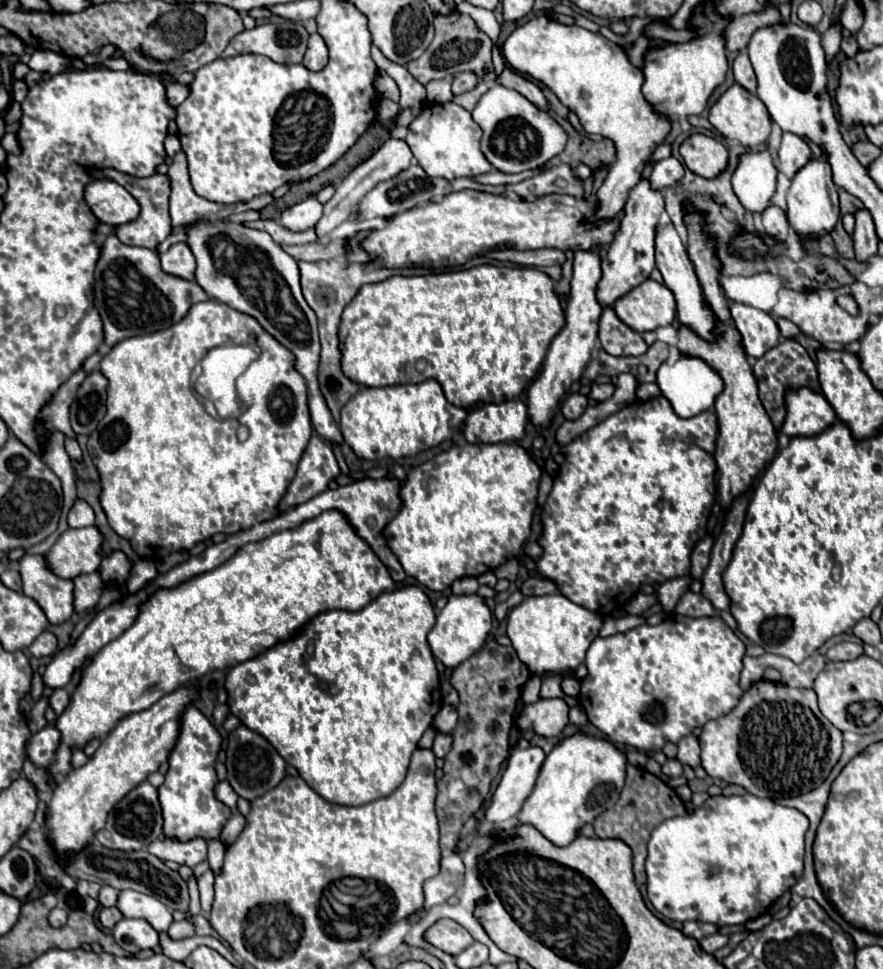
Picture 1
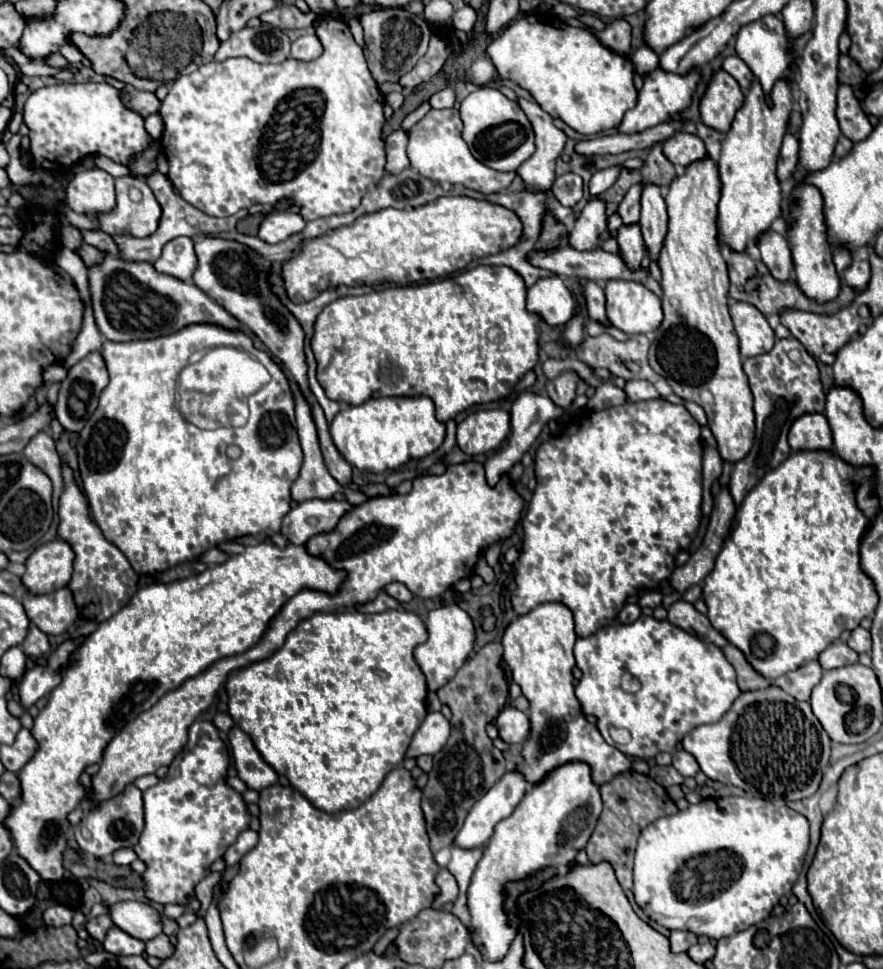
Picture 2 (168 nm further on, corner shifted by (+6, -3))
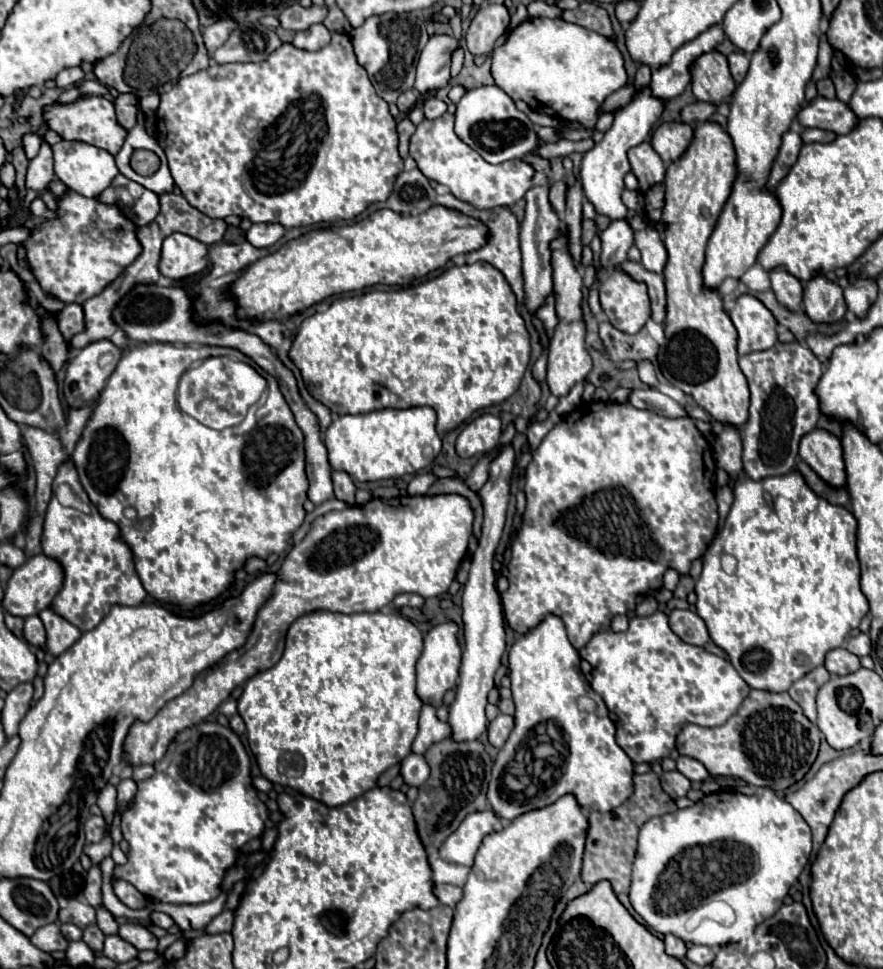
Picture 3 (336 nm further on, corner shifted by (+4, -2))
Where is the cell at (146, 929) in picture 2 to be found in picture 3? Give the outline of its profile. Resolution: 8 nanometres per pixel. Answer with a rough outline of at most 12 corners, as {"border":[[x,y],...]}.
{"border":[[119,925],[119,937],[137,951],[155,949],[157,937],[143,925]]}

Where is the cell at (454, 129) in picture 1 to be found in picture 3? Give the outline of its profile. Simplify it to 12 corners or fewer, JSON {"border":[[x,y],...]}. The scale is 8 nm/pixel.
{"border":[[423,121],[409,153],[427,179],[475,209],[525,199],[523,159],[487,163],[453,131]]}

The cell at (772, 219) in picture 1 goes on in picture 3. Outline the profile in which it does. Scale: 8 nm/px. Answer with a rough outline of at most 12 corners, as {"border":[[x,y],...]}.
{"border":[[771,273],[771,289],[783,307],[801,311],[803,285],[791,273]]}

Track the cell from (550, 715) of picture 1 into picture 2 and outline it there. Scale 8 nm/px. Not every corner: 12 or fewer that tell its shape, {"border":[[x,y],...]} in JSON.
{"border":[[507,704],[497,716],[501,740],[525,742],[531,722]]}

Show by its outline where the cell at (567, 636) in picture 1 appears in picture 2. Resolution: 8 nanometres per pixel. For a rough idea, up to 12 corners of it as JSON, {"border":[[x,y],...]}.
{"border":[[573,612],[513,620],[503,660],[529,700],[529,782],[581,760],[597,784],[631,760],[573,694]]}

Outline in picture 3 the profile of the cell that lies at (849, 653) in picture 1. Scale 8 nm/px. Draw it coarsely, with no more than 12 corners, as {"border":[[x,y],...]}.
{"border":[[847,649],[827,653],[825,669],[831,675],[857,671],[859,657]]}

